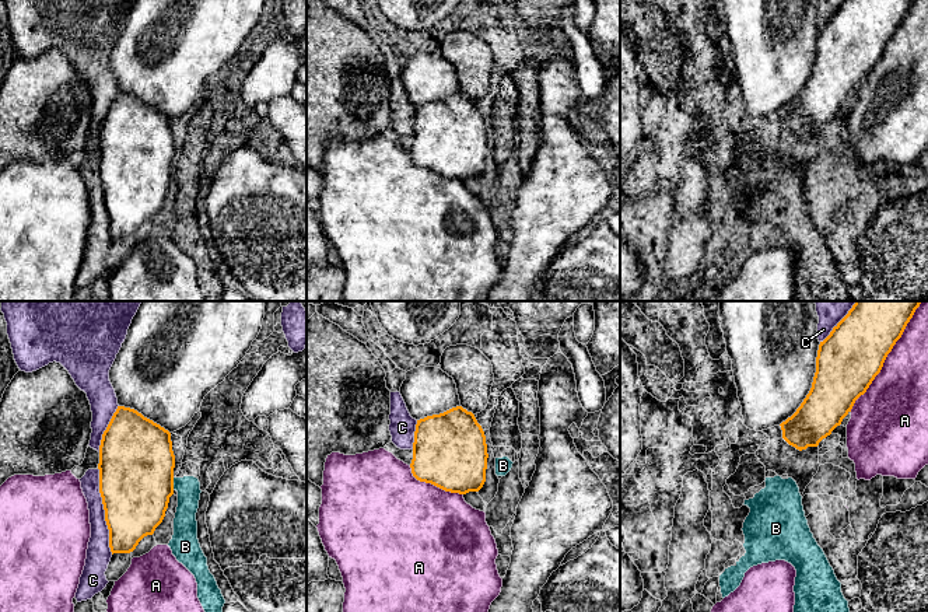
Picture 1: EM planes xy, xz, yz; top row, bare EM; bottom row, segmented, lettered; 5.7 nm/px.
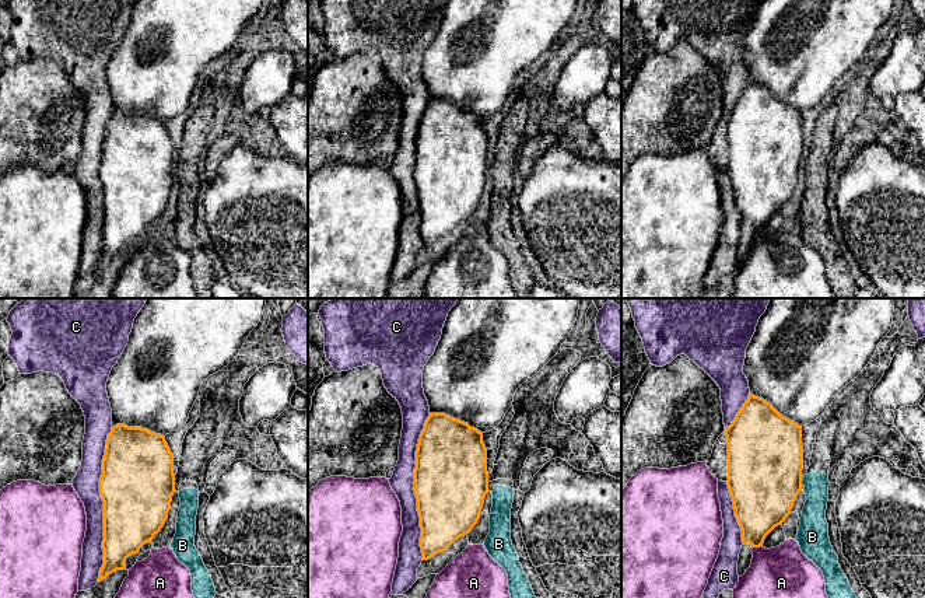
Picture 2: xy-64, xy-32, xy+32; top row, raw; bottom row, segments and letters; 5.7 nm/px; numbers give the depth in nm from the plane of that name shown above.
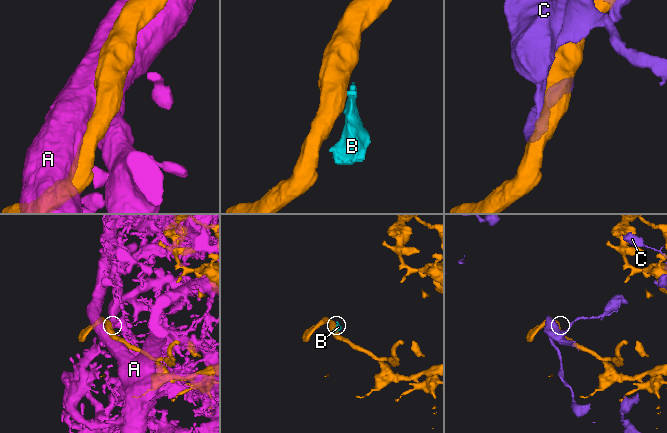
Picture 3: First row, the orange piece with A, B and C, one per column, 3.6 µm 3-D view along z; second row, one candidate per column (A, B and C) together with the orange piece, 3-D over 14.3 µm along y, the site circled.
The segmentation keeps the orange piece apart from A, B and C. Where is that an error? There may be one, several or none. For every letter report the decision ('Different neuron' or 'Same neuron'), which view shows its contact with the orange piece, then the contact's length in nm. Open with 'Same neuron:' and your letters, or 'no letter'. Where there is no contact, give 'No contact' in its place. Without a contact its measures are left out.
Same neuron: no letter
A: Different neuron. Touches orange in yz. Shared border 650 nm
B: Different neuron. Touches orange in xy. Shared border 70 nm
C: Different neuron. Touches orange in xy. Shared border 500 nm

